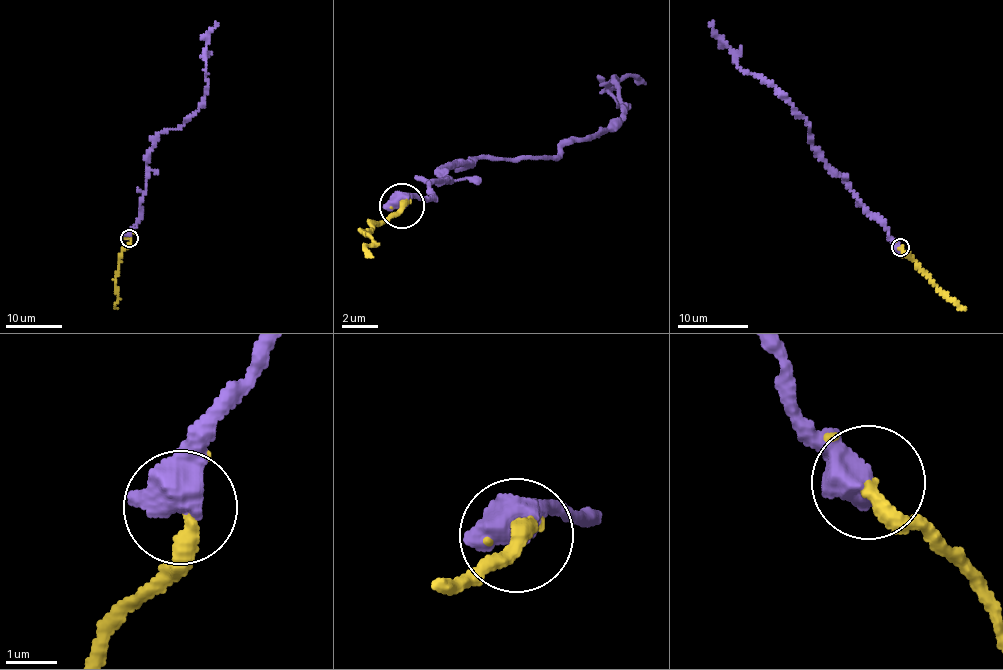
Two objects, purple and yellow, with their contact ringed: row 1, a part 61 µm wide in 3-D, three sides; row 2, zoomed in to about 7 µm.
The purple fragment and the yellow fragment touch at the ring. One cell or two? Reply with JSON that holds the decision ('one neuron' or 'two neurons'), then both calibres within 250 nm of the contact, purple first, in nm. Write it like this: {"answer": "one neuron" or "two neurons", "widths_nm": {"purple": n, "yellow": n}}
{"answer": "one neuron", "widths_nm": {"purple": 750, "yellow": 190}}

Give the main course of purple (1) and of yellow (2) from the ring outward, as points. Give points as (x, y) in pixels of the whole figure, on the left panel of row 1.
1: (130, 238), (140, 215), (153, 141), (161, 132), (180, 128), (202, 102), (207, 86), (204, 49), (216, 22)
2: (130, 238), (121, 253), (115, 279), (116, 309)

